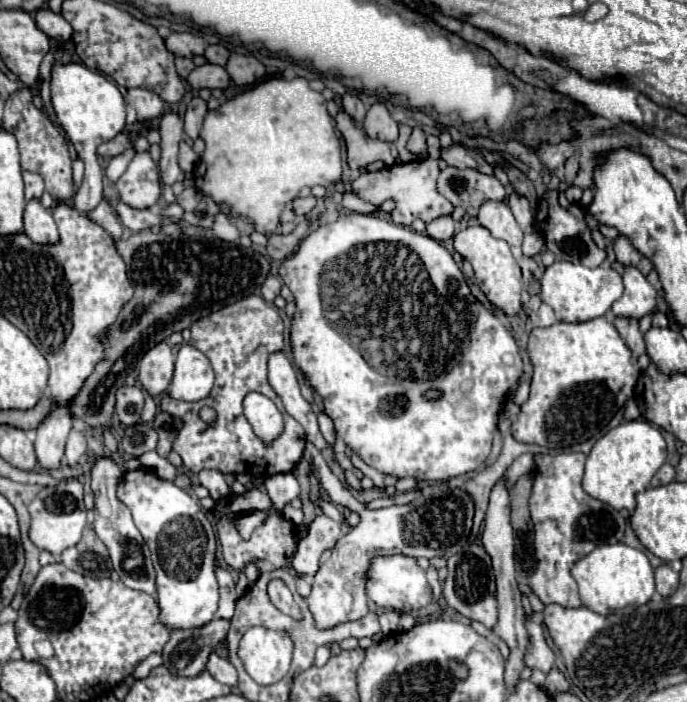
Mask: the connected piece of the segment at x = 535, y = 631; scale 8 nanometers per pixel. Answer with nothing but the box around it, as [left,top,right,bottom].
[525,616,555,672]

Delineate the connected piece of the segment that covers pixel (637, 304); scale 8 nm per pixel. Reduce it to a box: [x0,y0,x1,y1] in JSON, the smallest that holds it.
[611,266,657,318]

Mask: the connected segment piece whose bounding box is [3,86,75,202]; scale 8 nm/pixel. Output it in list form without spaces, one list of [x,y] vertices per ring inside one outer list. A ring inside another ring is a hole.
[[[29,86],[19,88],[17,92],[13,92],[7,98],[5,114],[3,114],[3,128],[9,130],[19,142],[21,168],[41,174],[45,180],[45,190],[53,196],[53,200],[57,200],[57,202],[69,200],[73,196],[75,188],[73,188],[73,178],[71,178],[71,156],[67,150],[67,140],[53,126],[49,116],[43,110],[35,108]]]

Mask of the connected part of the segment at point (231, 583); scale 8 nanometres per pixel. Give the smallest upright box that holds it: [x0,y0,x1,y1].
[215,568,239,620]

